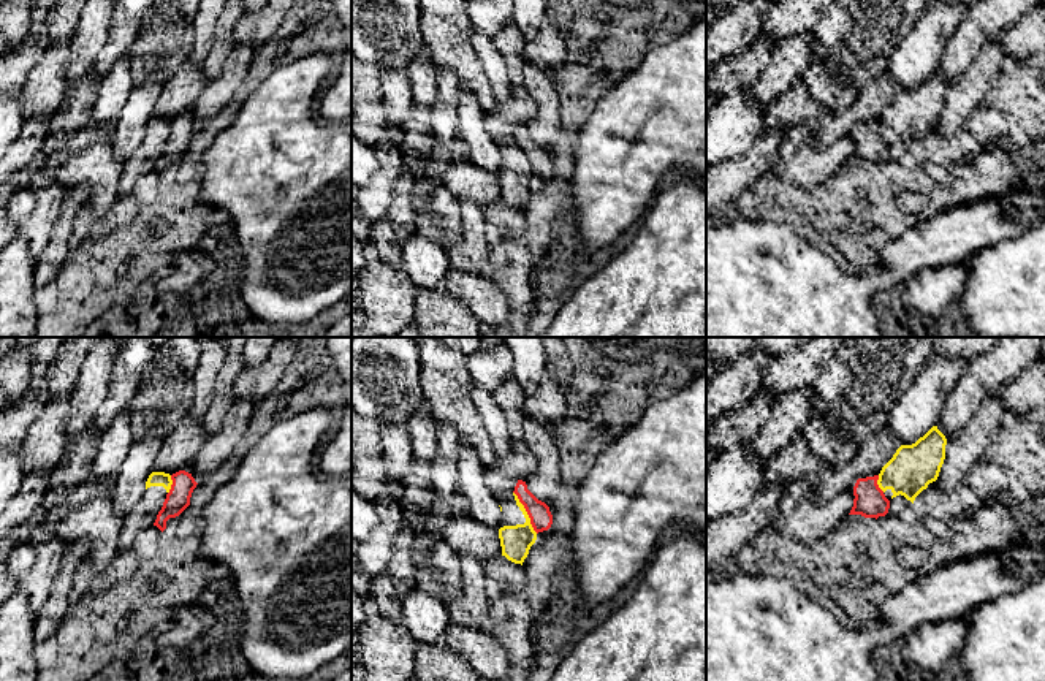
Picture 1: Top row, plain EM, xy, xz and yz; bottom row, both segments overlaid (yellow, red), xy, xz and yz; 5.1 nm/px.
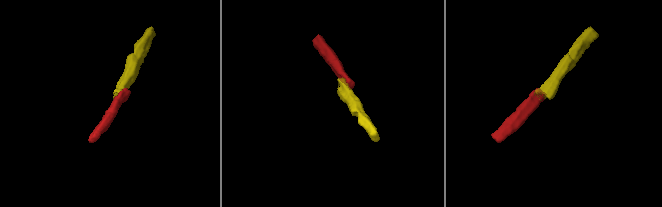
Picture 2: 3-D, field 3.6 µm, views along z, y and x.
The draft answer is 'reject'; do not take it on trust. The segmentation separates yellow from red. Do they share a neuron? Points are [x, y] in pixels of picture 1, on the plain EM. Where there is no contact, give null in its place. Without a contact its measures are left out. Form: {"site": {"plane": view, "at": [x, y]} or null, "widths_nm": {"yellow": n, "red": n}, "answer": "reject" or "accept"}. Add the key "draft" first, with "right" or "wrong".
{"draft": "right", "site": {"plane": "xz", "at": [526, 157]}, "widths_nm": {"yellow": 160, "red": 110}, "answer": "reject"}

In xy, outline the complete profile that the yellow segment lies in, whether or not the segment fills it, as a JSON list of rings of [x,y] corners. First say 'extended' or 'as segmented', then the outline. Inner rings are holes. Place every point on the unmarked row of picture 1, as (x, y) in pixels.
extended | [[[152,117],[149,120],[144,139],[124,163],[119,181],[119,198],[128,196],[136,181],[146,173],[154,171],[171,130],[169,119]]]

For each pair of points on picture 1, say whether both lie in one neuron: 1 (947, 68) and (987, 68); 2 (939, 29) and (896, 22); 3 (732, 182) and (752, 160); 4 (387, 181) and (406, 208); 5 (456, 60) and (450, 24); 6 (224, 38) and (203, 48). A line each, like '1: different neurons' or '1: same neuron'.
1: different neurons
2: different neurons
3: same neuron
4: same neuron
5: same neuron
6: different neurons

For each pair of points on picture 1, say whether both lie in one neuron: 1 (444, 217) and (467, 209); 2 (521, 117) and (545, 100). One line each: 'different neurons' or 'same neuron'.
1: different neurons
2: different neurons

